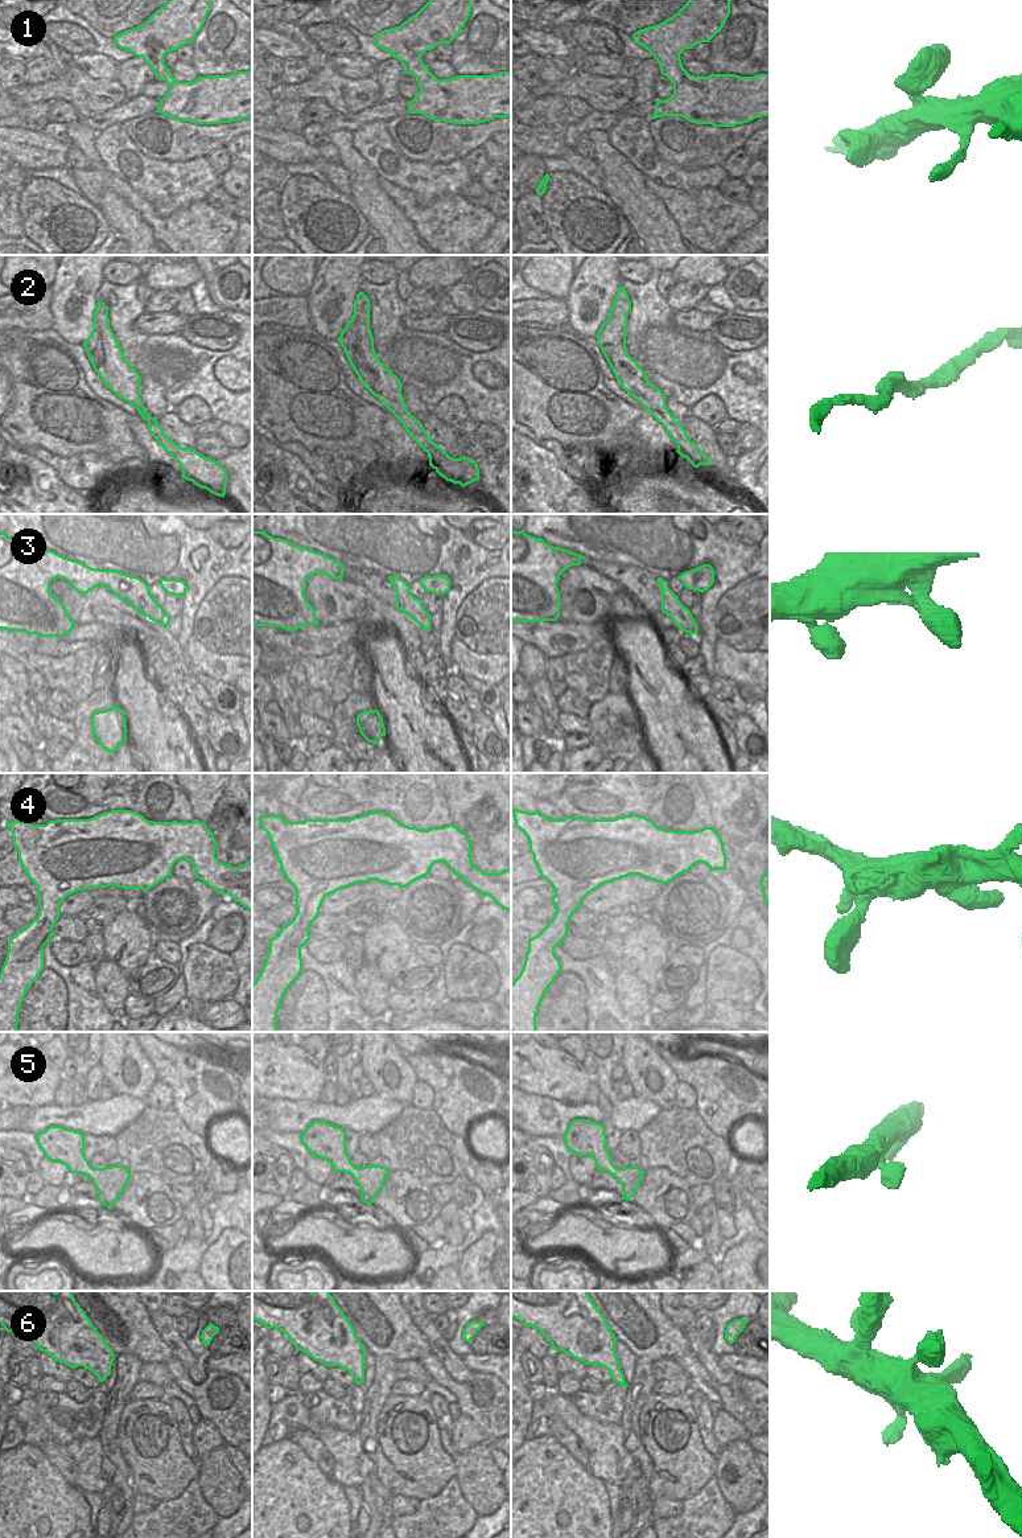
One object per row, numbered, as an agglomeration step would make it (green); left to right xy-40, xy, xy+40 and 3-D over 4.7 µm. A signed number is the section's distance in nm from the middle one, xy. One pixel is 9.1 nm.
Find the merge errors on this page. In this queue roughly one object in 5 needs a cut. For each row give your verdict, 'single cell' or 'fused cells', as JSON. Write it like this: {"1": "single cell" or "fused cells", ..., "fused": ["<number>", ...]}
{"1": "single cell", "2": "single cell", "3": "single cell", "4": "single cell", "5": "single cell", "6": "single cell", "fused": []}

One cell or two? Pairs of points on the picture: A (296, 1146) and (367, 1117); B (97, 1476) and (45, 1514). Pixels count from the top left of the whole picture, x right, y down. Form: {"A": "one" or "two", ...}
{"A": "two", "B": "two"}

